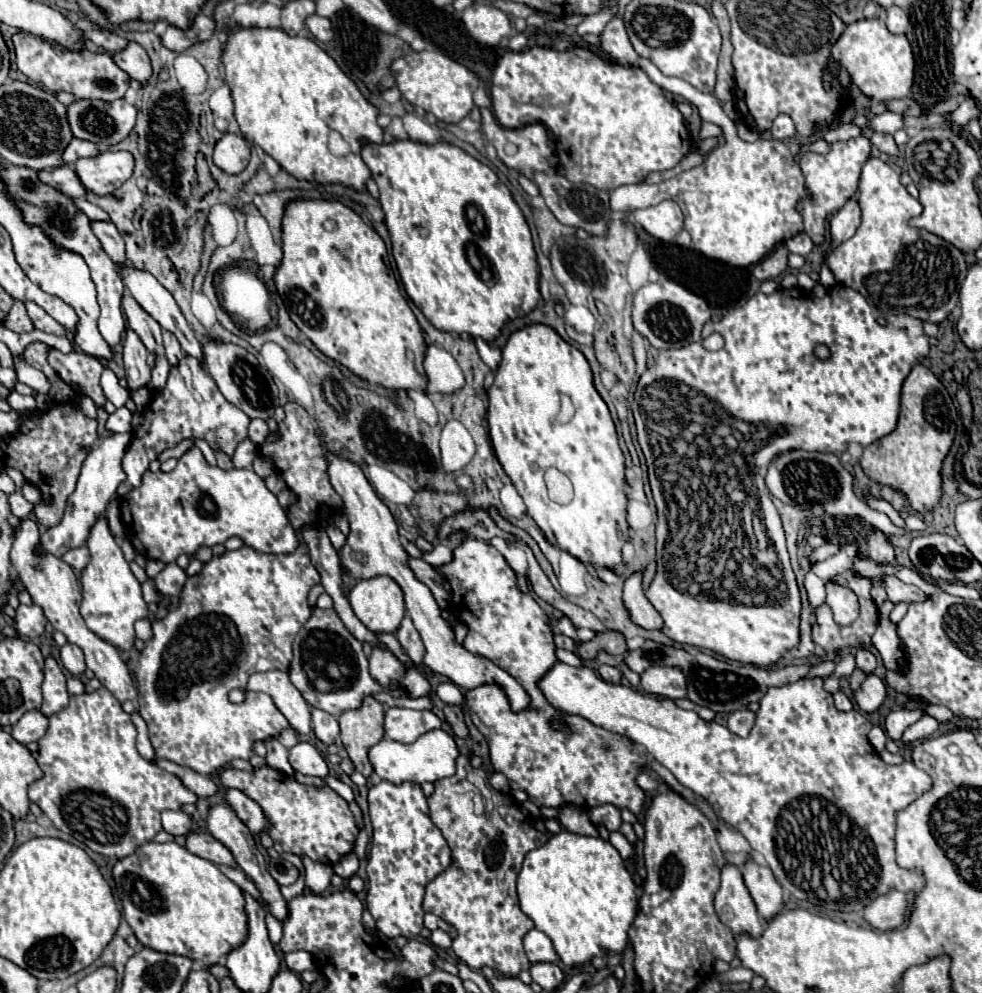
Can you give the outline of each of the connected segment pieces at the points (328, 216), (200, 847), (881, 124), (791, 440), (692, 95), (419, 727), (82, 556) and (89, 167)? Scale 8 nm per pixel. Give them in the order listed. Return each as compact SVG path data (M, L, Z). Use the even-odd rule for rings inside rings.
M329 200L287 204L283 218L283 260L277 268L275 284L291 320L319 352L337 360L355 376L387 390L427 390L427 374L423 370L427 344L421 326L401 296L399 284L389 268L385 242L351 208Z
M191 832L187 836L187 850L213 864L225 864L225 866L237 868L233 854L219 840L215 840L209 832Z
M885 112L885 114L879 114L879 116L865 116L865 114L857 114L853 118L853 124L859 126L859 128L869 128L869 130L875 130L875 132L885 132L885 134L893 134L903 126L903 114L897 114L897 112Z
M841 284L831 286L827 290L825 298L817 298L811 292L801 290L801 288L791 288L791 290L779 288L779 290L775 290L769 296L763 294L763 292L757 292L755 296L751 296L747 300L747 304L735 308L733 312L723 316L719 322L707 322L705 324L703 338L707 338L713 332L723 334L725 346L719 352L705 350L701 342L693 342L693 344L677 348L677 350L663 350L659 354L657 362L653 366L649 366L643 372L643 376L639 378L637 392L635 392L635 402L633 402L631 410L633 410L633 416L635 416L637 436L639 436L639 444L643 448L645 460L647 460L649 482L651 482L653 498L655 498L655 504L657 504L657 528L655 528L655 536L657 536L657 572L655 572L653 582L649 584L649 602L655 606L655 610L663 618L661 632L665 636L669 636L671 640L681 642L681 644L693 644L697 648L707 648L707 650L713 650L715 654L721 654L725 658L731 658L731 660L737 660L737 662L745 662L745 664L755 664L755 666L761 666L761 668L771 668L773 664L777 664L781 660L781 656L785 652L797 648L797 644L799 644L801 596L799 596L799 588L797 588L797 582L795 582L795 574L793 574L791 564L789 564L789 554L787 554L787 546L785 546L785 534L783 534L781 518L779 518L779 512L777 512L775 504L771 502L771 496L769 496L769 490L767 490L763 478L765 478L769 462L775 460L777 456L785 454L785 452L809 450L809 452L841 454L841 452L847 450L847 446L851 442L869 446L871 442L875 442L875 440L887 436L891 430L895 430L900 412L903 380L907 378L911 368L915 364L919 364L921 358L929 356L929 336L923 332L923 322L917 320L917 318L911 318L907 314L889 316L889 324L887 326L879 326L877 324L877 316L879 316L879 312L877 312L875 306L867 304L867 300L857 290L841 286ZM817 344L825 344L831 350L831 356L827 360L815 358L813 348ZM737 498L759 498L759 508L761 510L757 510L757 502L737 504ZM751 520L763 520L763 524L767 528L767 534L769 534L769 540L773 542L773 546L777 550L777 562L775 562L777 574L773 576L775 578L773 586L767 586L767 588L765 588L765 582L757 582L757 578L755 578L755 582L753 580L749 582L749 576L741 572L743 562L733 560L729 564L729 556L733 556L733 550L721 548L721 546L735 546L735 544L729 544L729 542L735 542L735 536L739 536L739 532L747 530Z
M639 58L637 66L645 70L649 80L661 90L683 96L697 106L702 121L717 124L723 130L725 142L709 152L701 166L681 172L659 184L629 184L611 192L611 210L625 212L657 204L657 198L671 198L685 214L685 230L691 234L695 250L729 266L747 268L767 256L777 244L799 234L803 220L795 212L795 204L807 196L805 178L795 164L785 142L757 140L743 142L737 136L735 122L723 110L713 94L703 94L681 78L665 76L651 60Z
M387 708L385 710L385 736L411 744L421 734L441 728L441 720L431 710L407 710L407 708Z
M79 546L79 548L73 548L69 550L63 560L71 566L71 568L77 568L77 570L83 570L89 562L89 548L87 546Z
M101 152L95 158L81 158L75 162L75 172L83 186L99 196L111 194L133 174L133 154L129 152Z

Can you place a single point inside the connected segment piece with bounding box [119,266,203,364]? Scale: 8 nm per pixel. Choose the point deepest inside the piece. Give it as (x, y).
(154, 299)

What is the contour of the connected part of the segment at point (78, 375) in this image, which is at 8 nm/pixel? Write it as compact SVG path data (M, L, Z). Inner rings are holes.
M49 348L47 362L65 384L69 384L71 388L79 388L81 394L89 396L95 402L95 406L105 406L107 398L99 384L99 376L103 372L103 364L99 358L85 352L63 354L57 348Z

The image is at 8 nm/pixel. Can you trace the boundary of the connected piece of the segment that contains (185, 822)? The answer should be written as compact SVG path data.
M163 810L161 818L163 818L163 830L169 832L171 836L175 836L175 838L183 838L183 836L187 836L193 830L191 816L181 812L181 810L177 810L177 812Z

